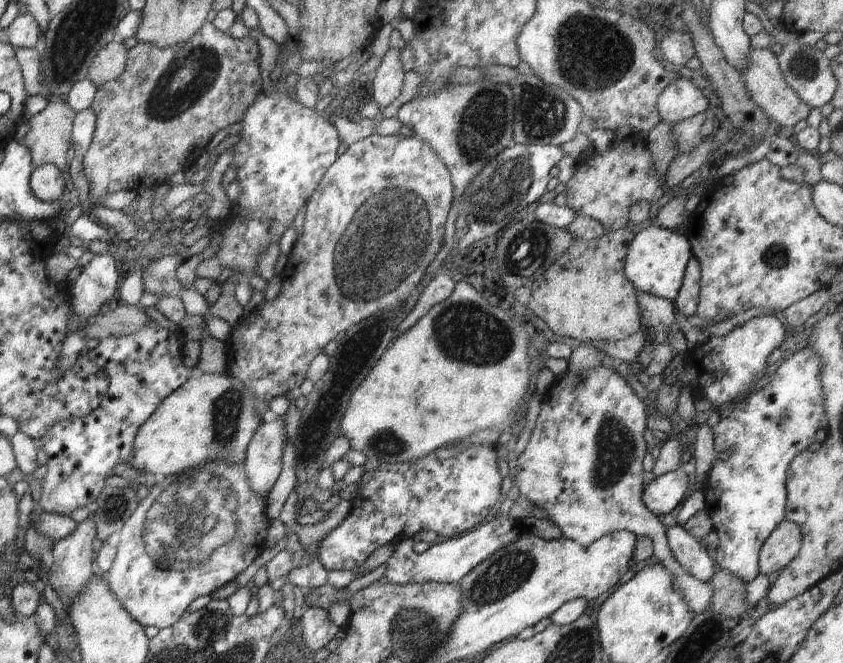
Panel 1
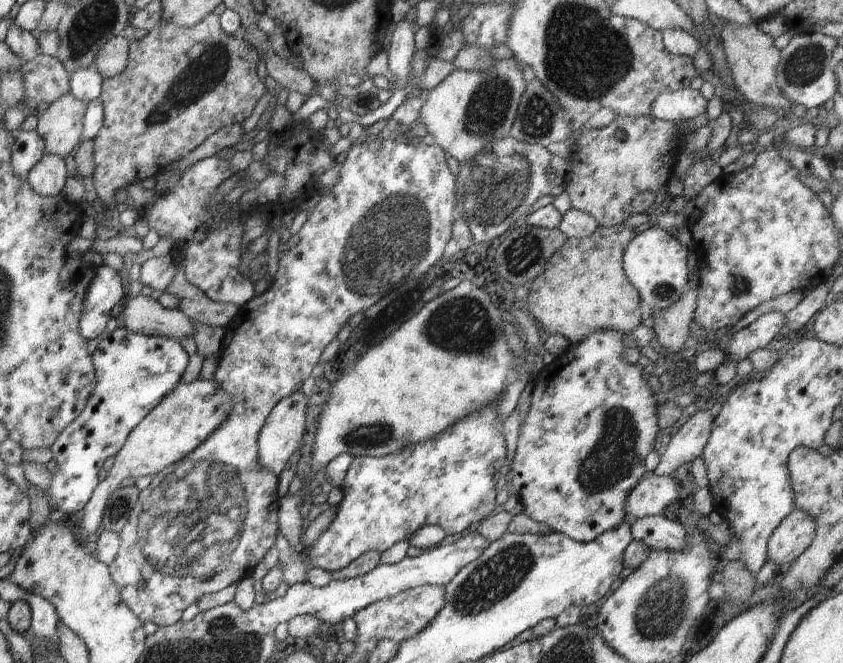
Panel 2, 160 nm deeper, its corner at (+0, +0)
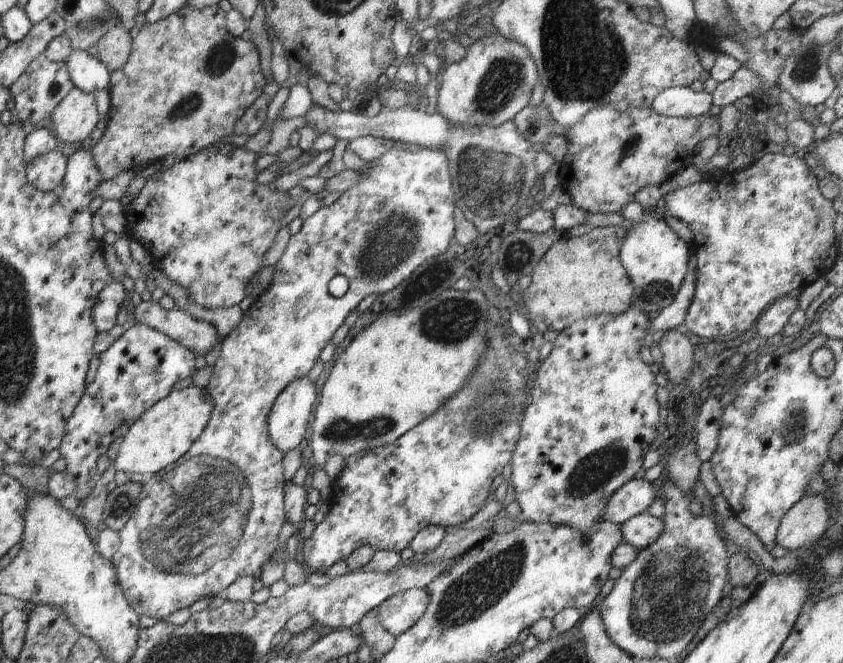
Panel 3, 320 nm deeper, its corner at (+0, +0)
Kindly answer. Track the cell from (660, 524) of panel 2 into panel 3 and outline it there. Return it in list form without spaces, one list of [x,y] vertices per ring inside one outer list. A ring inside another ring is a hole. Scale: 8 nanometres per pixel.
[[[647,511],[629,518],[620,526],[623,542],[632,545],[638,551],[650,546],[660,536],[663,529],[662,521]]]

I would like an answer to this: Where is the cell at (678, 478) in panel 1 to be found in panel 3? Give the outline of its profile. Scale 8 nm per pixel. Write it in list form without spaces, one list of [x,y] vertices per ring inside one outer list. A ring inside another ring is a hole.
[[[637,476],[612,493],[605,504],[601,518],[621,525],[629,518],[646,511],[658,494],[660,494],[658,483],[653,484]]]

